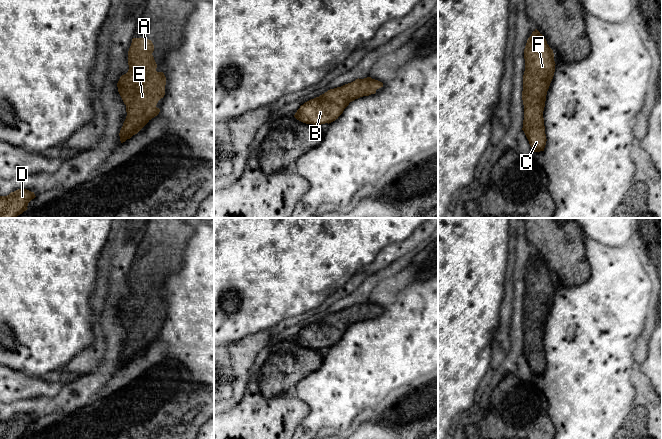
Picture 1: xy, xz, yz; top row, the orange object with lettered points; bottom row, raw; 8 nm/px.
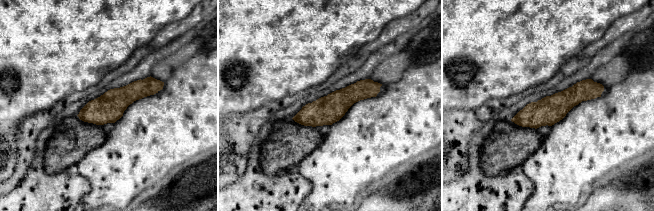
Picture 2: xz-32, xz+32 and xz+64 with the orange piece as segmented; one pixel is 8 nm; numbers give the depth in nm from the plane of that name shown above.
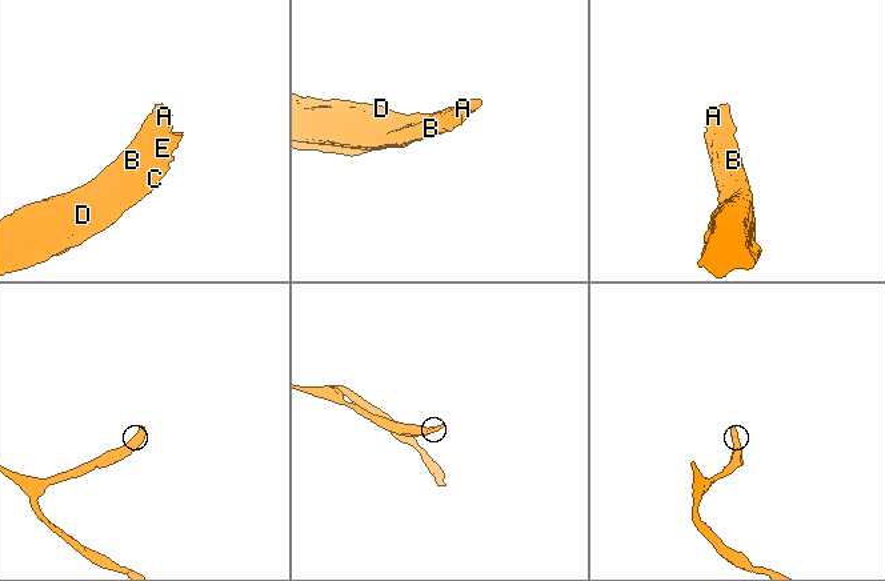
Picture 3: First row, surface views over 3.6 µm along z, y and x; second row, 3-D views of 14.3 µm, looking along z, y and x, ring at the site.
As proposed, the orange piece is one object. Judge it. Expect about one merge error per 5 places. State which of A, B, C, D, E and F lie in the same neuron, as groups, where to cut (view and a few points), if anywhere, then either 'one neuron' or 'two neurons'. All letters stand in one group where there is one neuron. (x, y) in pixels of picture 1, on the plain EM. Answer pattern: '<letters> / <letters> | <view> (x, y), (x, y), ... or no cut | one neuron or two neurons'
A B C D E F | no cut | one neuron

